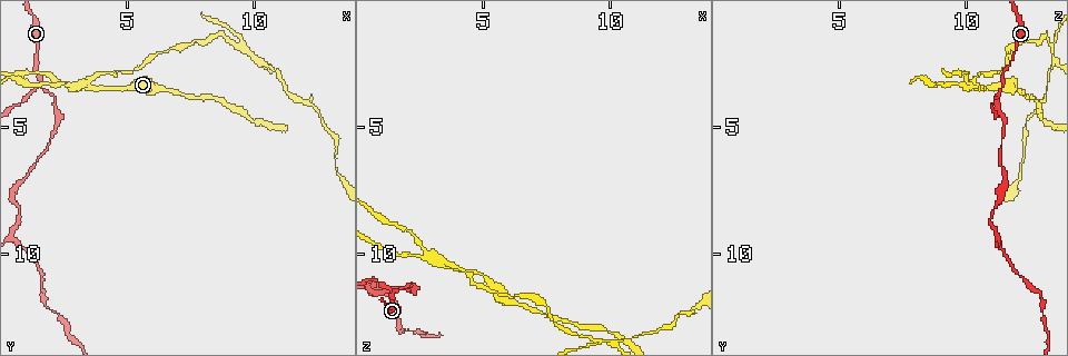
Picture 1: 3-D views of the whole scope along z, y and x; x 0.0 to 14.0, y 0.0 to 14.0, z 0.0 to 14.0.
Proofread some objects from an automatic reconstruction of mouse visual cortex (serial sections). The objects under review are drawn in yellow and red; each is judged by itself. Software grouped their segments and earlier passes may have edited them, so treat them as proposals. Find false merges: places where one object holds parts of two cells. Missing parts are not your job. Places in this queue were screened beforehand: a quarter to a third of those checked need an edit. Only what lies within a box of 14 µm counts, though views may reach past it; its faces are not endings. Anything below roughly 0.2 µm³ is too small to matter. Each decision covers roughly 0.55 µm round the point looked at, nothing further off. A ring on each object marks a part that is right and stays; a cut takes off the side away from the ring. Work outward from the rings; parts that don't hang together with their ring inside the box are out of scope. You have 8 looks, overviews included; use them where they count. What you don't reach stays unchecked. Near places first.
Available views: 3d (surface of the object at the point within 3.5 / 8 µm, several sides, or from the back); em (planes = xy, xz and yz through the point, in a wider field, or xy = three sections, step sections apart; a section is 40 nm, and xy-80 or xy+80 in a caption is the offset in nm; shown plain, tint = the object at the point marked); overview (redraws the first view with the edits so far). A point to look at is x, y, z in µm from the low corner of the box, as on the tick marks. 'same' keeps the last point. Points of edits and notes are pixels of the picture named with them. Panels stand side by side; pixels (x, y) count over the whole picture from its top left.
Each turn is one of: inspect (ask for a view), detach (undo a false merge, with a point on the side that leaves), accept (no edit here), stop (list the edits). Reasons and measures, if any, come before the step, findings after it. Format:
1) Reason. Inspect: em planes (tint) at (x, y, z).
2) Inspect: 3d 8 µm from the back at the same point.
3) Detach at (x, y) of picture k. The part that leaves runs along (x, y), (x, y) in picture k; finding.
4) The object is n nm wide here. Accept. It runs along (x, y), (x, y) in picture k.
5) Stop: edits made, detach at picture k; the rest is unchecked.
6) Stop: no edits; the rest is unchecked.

A fork. Inspect: 3d 3.5 µm at (1.5, 3.3, 11.5).

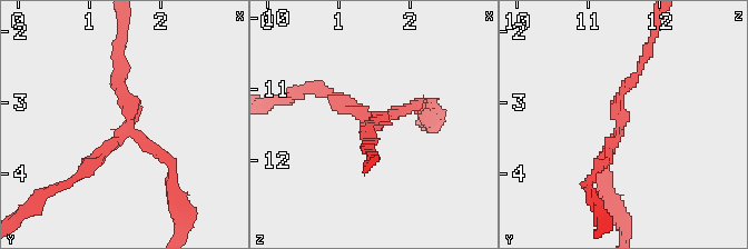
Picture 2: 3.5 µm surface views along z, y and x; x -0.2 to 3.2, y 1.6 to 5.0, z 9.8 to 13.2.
3 arms meet here; the arms are 150, 150, 200 nm wide. Inspect: em xy step 2 (tint) at (1.55, 3.35, 11.45).

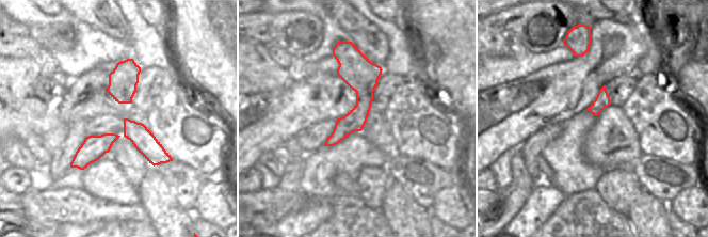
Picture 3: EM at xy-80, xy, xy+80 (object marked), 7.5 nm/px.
Detach at (98, 155) of picture 2. Two cells meet here.

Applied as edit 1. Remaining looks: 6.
Thick turns thin. Inspect: 3d 8 µm from the back at (5.1, 3.5, 10.8).

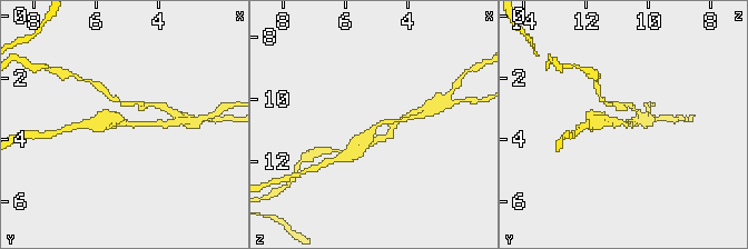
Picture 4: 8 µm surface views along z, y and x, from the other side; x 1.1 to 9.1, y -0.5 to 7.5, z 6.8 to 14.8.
Closer look. Inspect: 3d 3.5 µm at (5.1, 3.5, 10.9).

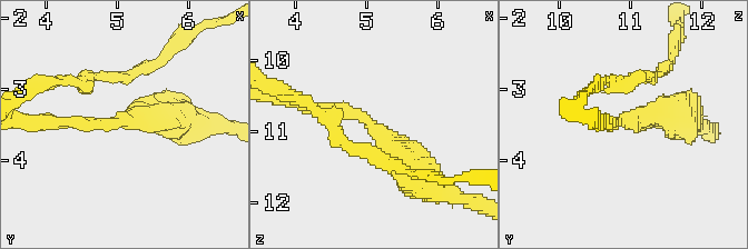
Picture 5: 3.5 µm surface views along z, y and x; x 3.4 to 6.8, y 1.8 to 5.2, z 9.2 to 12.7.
Accept. It runs along (409, 176), (367, 118), (293, 105) in picture 5; all the same cell.

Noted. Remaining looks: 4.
Inspect: overview.

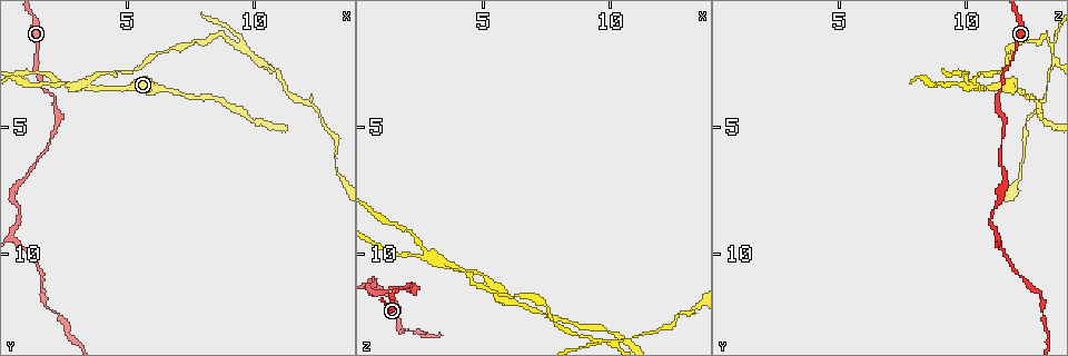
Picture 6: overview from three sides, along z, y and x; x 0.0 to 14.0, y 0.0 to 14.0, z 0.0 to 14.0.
Arms run side by side. Inspect: 3d 3.5 µm at (3.3, 3.4, 10.4).

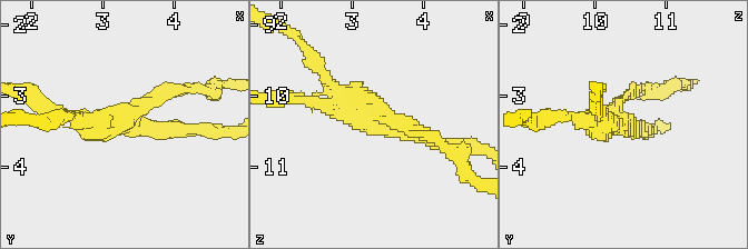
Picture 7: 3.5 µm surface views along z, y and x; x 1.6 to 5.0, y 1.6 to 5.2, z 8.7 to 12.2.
Inspect: em xy step 3 (tint) at (3.30, 3.35, 10.30).

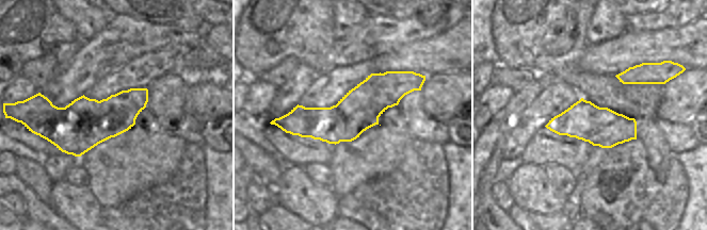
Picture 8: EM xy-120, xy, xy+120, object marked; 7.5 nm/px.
The arms are 150, 200, 200, 200 nm wide. Detach at (313, 62) of picture 7. The part that leaves runs along (127, 119), (178, 89), (213, 92) in picture 7; a second cell is stuck on.

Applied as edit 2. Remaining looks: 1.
Stop: edits made, detach at picture 2, detach at picture 7; the rest is unchecked.

